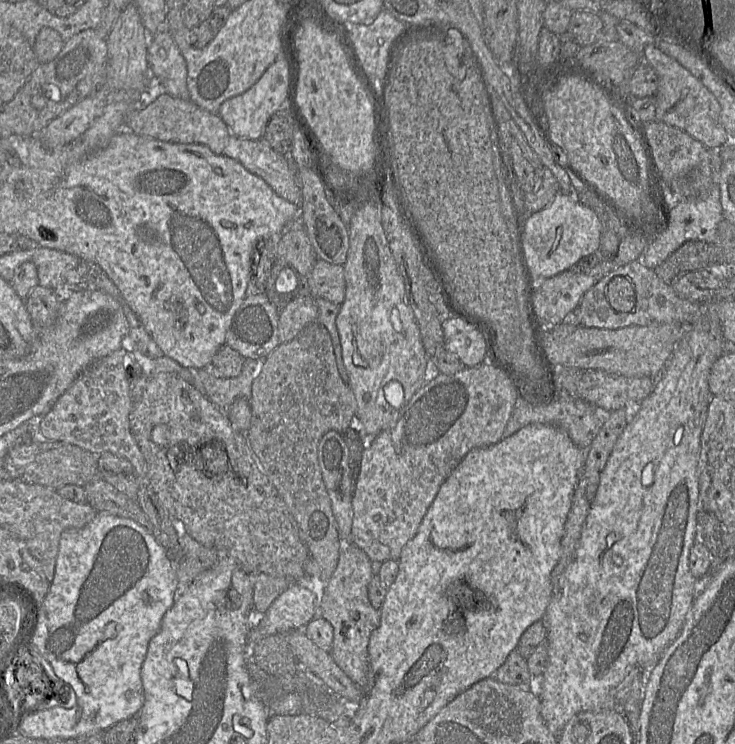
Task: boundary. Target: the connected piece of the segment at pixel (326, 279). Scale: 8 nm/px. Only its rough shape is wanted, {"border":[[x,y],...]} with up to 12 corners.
{"border":[[317,259],[306,279],[314,298],[337,305],[346,291],[343,265]]}

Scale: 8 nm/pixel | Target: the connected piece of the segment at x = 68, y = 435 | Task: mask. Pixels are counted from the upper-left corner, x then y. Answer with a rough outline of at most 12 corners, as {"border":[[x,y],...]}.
{"border":[[135,355],[95,361],[38,437],[146,462],[129,424]]}

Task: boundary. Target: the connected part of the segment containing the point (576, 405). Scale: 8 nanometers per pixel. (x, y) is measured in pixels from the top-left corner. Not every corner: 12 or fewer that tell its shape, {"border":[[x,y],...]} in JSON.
{"border":[[571,395],[519,399],[503,438],[532,424],[588,449],[609,413]]}

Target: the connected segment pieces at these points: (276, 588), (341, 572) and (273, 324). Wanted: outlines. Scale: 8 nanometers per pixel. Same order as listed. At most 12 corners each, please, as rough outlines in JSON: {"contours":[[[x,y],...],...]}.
{"contours":[[[254,575],[254,609],[266,613],[294,582],[285,576]],[[344,542],[318,615],[333,628],[330,654],[362,690],[370,635],[380,624],[368,585],[372,561]],[[265,292],[246,296],[225,345],[245,359],[280,344],[279,312]]]}

